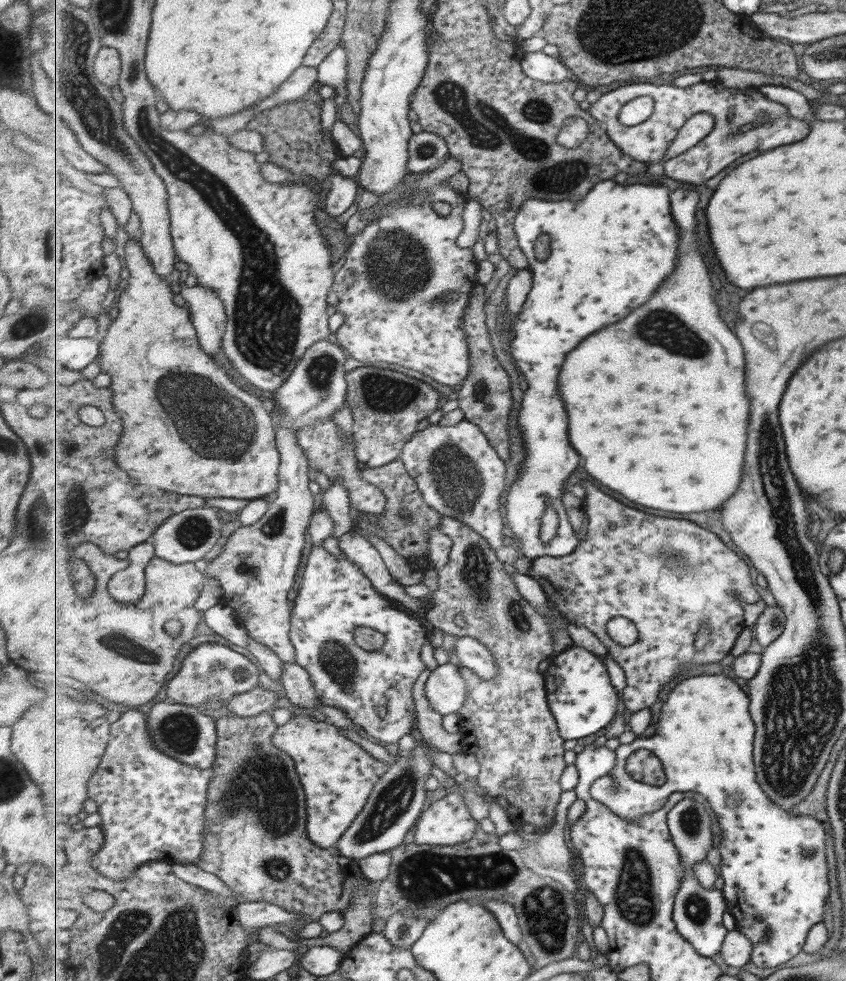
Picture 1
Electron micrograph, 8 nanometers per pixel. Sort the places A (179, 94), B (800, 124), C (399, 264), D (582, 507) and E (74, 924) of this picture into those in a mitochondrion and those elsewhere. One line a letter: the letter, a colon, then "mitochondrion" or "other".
A: other
B: other
C: mitochondrion
D: other
E: other

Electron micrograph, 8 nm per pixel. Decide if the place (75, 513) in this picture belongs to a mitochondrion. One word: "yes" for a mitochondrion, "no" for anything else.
yes

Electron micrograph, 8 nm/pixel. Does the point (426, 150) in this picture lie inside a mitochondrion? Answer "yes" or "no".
yes

